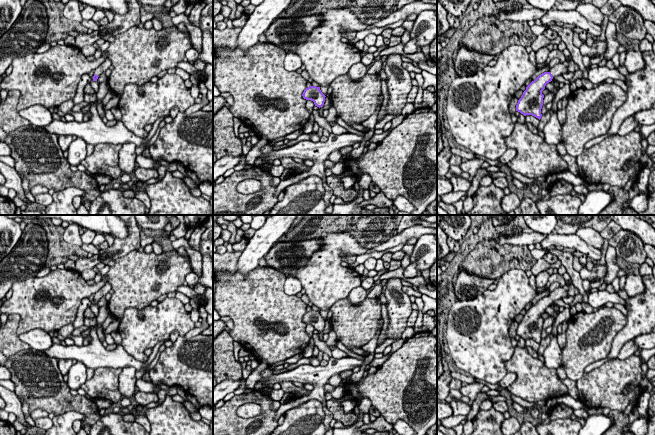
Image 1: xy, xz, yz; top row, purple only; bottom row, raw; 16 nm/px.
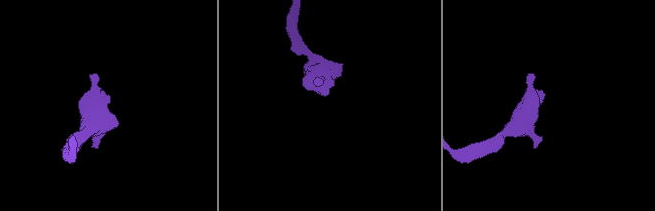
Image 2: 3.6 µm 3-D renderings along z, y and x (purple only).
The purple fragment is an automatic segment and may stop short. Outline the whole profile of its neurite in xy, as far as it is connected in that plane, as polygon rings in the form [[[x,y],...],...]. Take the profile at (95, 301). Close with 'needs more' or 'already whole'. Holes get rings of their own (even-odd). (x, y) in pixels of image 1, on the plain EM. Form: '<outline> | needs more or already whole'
[[[107,282],[99,291],[94,294],[93,305],[97,305],[98,301],[104,297],[112,289],[109,282]]] | needs more

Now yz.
[[[572,280],[566,281],[566,284],[563,287],[558,287],[550,292],[549,296],[542,297],[532,305],[518,324],[516,335],[524,340],[532,339],[540,344],[542,341],[541,333],[544,322],[542,315],[545,313],[546,308],[551,306],[554,301],[561,300],[568,296],[570,284],[572,284]]] | needs more

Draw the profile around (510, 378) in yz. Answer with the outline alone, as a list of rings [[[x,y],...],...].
[[[507,372],[506,376],[500,381],[500,386],[508,388],[511,384],[516,381],[517,374],[514,372]]]

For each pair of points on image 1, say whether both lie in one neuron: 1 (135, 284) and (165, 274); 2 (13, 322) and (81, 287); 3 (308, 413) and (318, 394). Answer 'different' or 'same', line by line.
1: same
2: different
3: different

